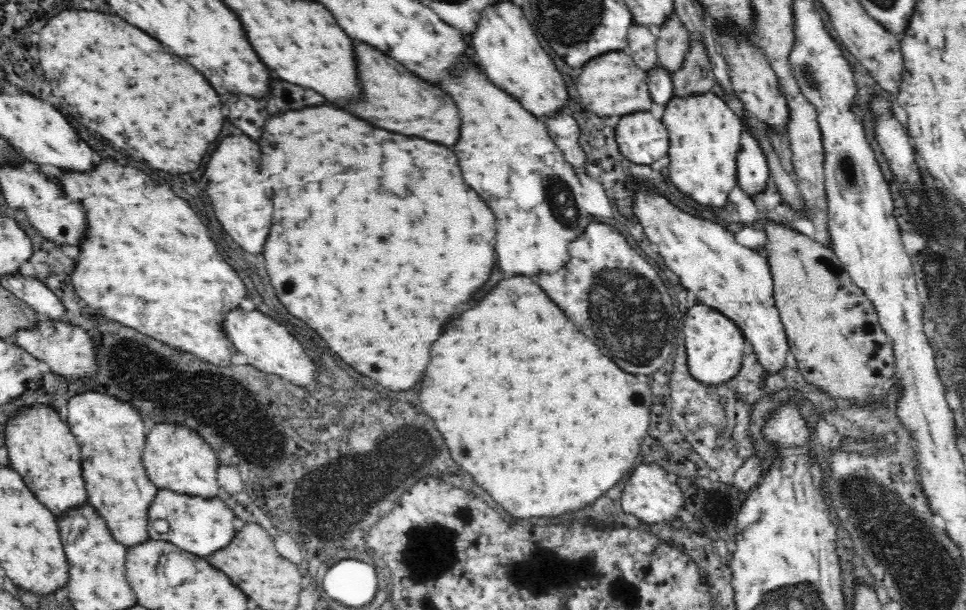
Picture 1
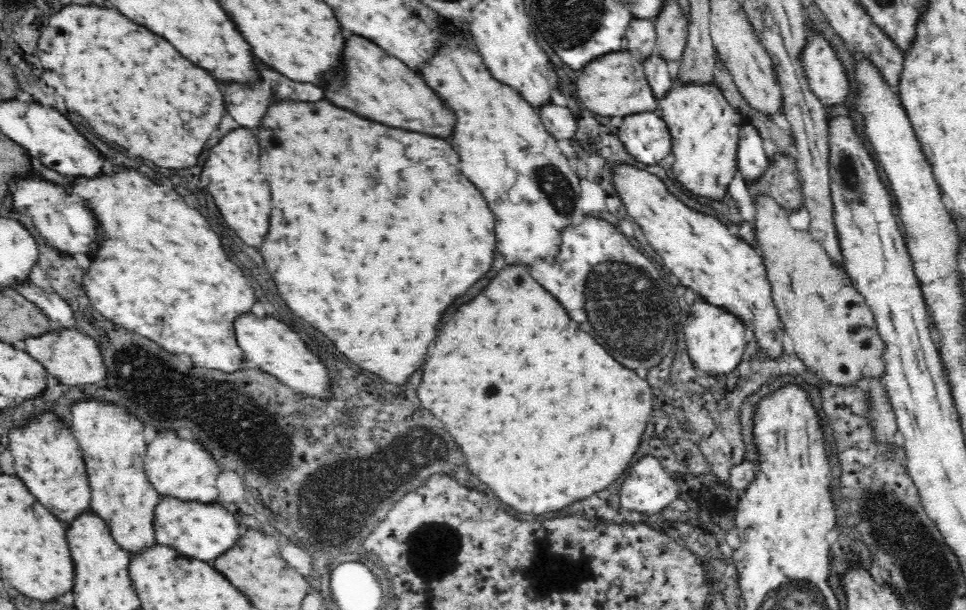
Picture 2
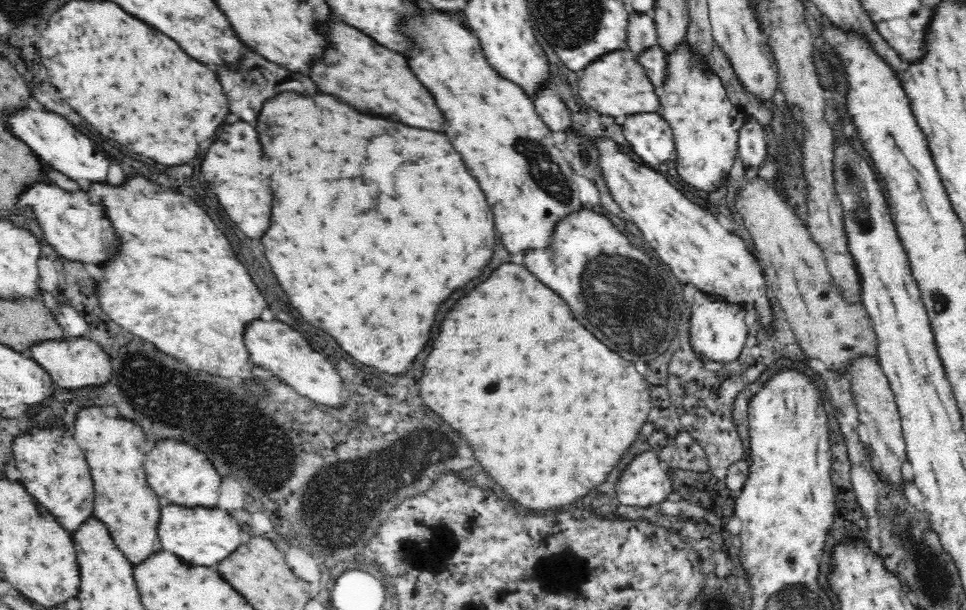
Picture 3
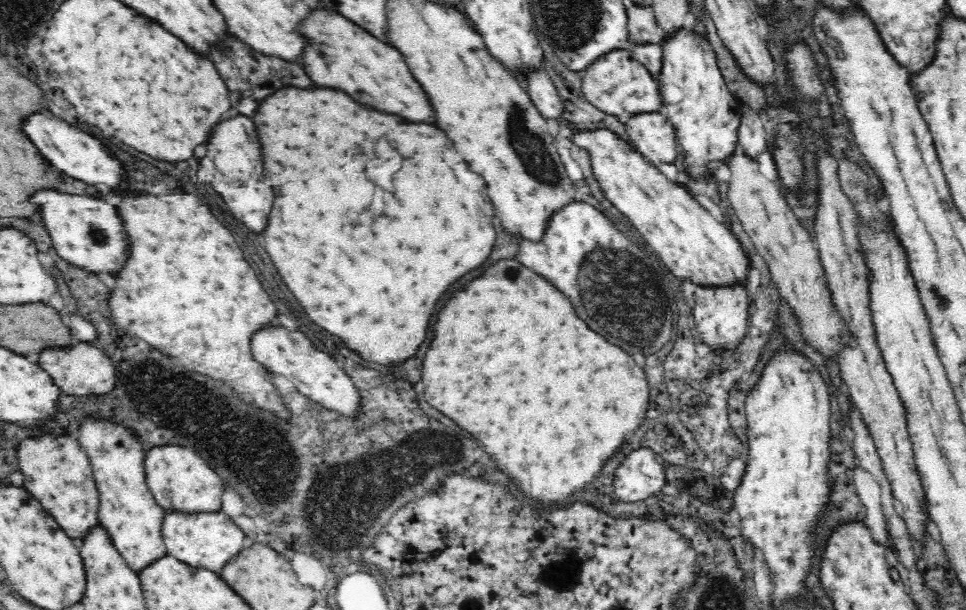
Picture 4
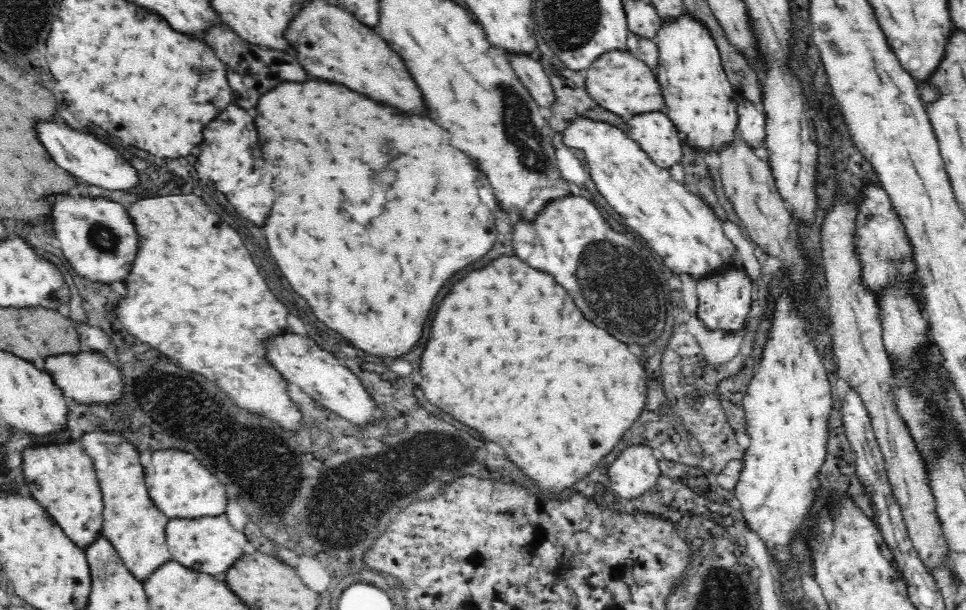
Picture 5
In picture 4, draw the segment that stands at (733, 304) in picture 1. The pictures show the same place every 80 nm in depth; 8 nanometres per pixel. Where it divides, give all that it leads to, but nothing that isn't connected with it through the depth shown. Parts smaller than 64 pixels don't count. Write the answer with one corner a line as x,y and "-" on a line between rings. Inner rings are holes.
573,128
572,130
574,131
572,144
588,152
590,168
599,188
602,189
603,196
620,212
624,222
630,222
642,234
642,240
650,242
650,246
660,254
662,262
672,270
674,276
690,280
697,285
745,284
747,273
745,270
748,263
740,248
739,240
729,233
725,225
720,224
708,210
704,209
693,195
684,187
676,186
674,180
670,182
670,178
662,174
662,168
658,170
656,166
652,166
640,152
636,152
630,146
630,142
622,140
610,128
596,128
596,130

